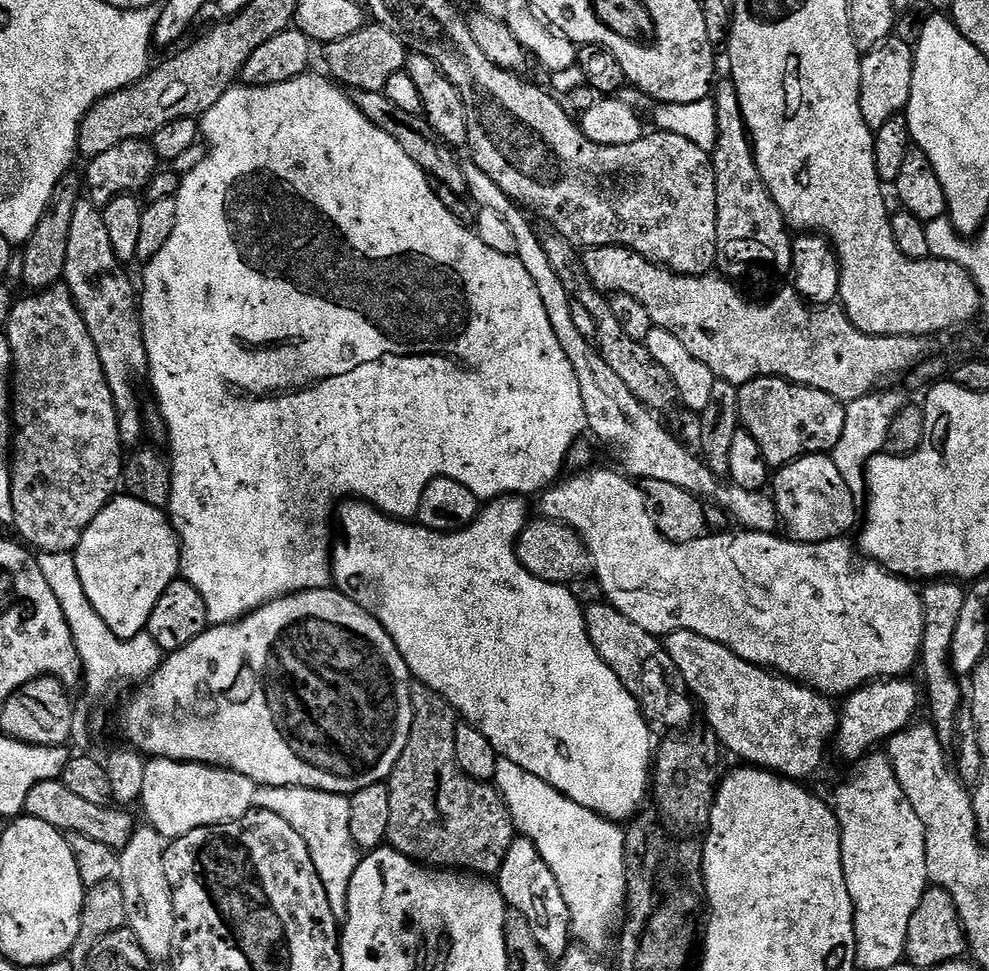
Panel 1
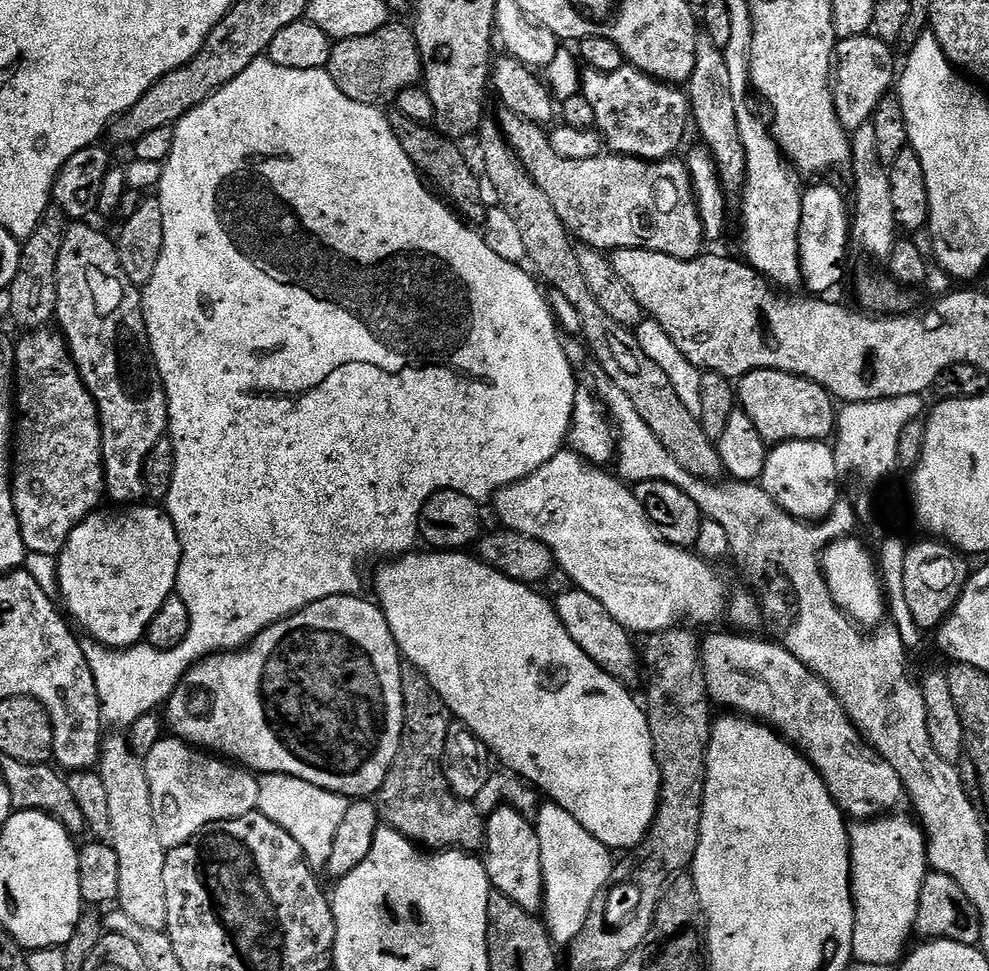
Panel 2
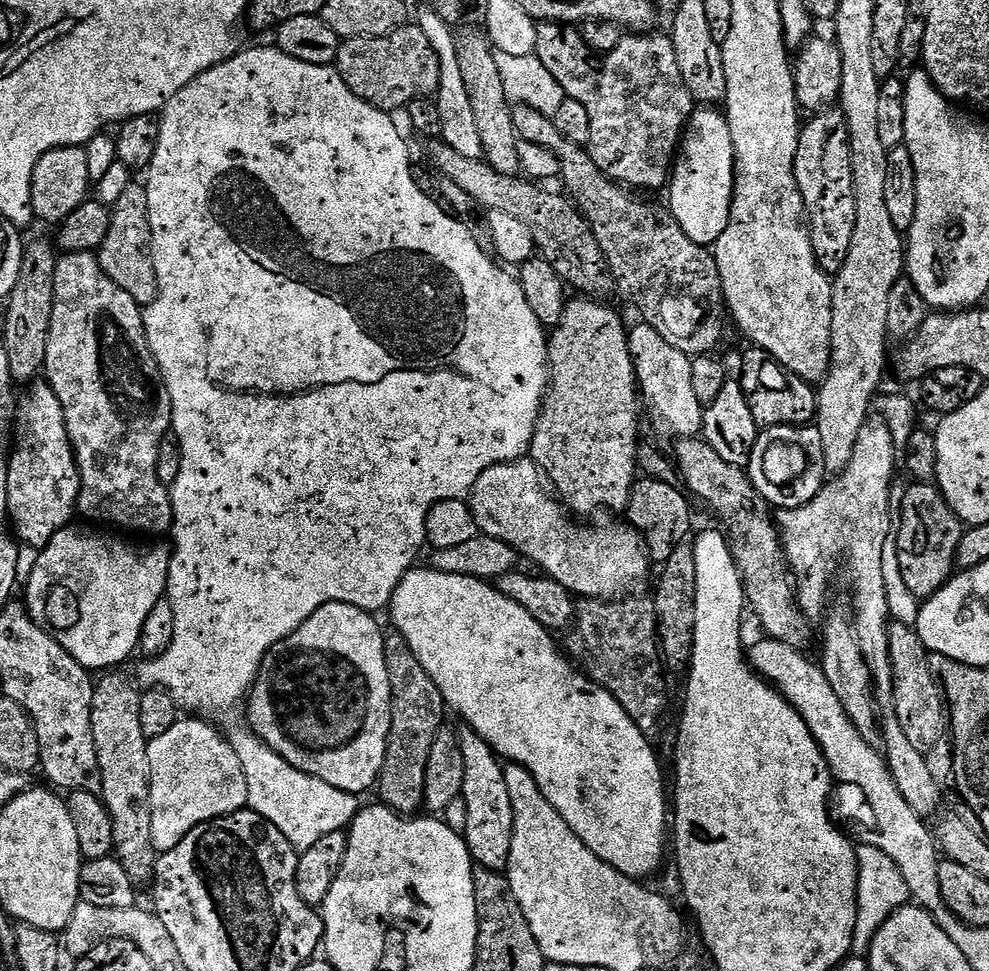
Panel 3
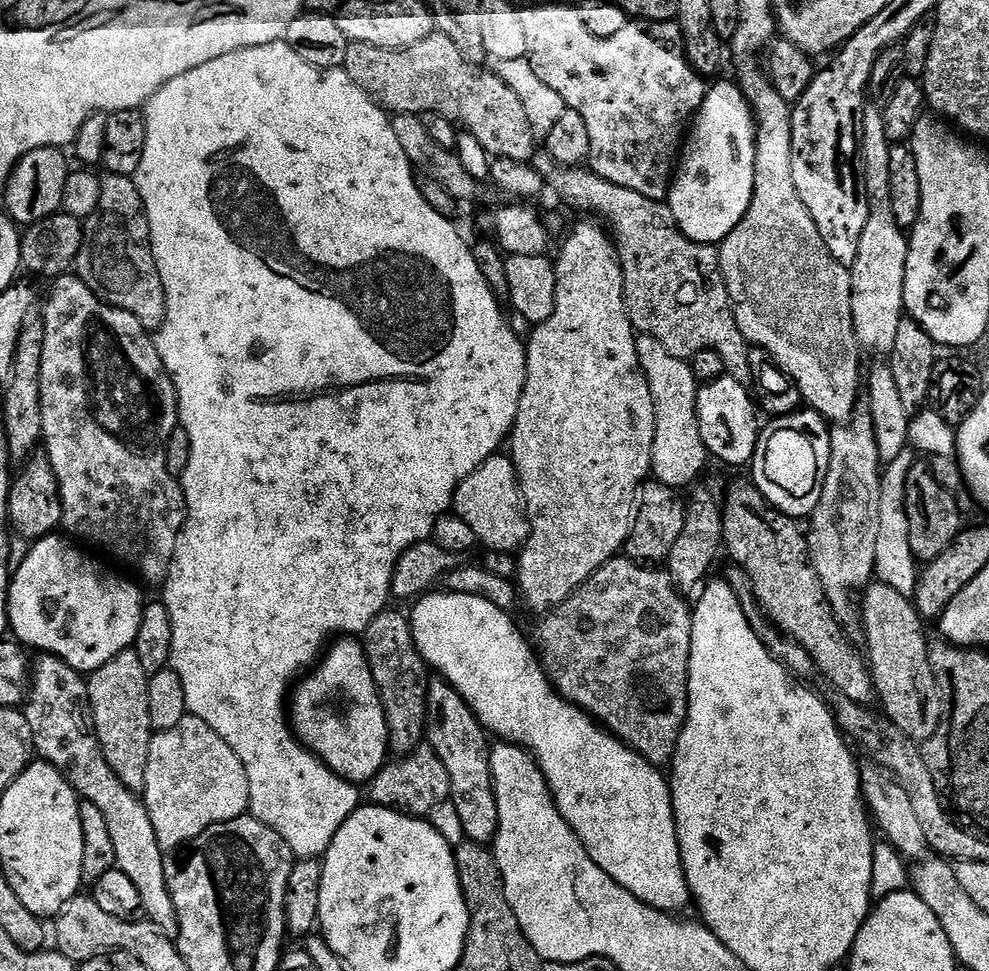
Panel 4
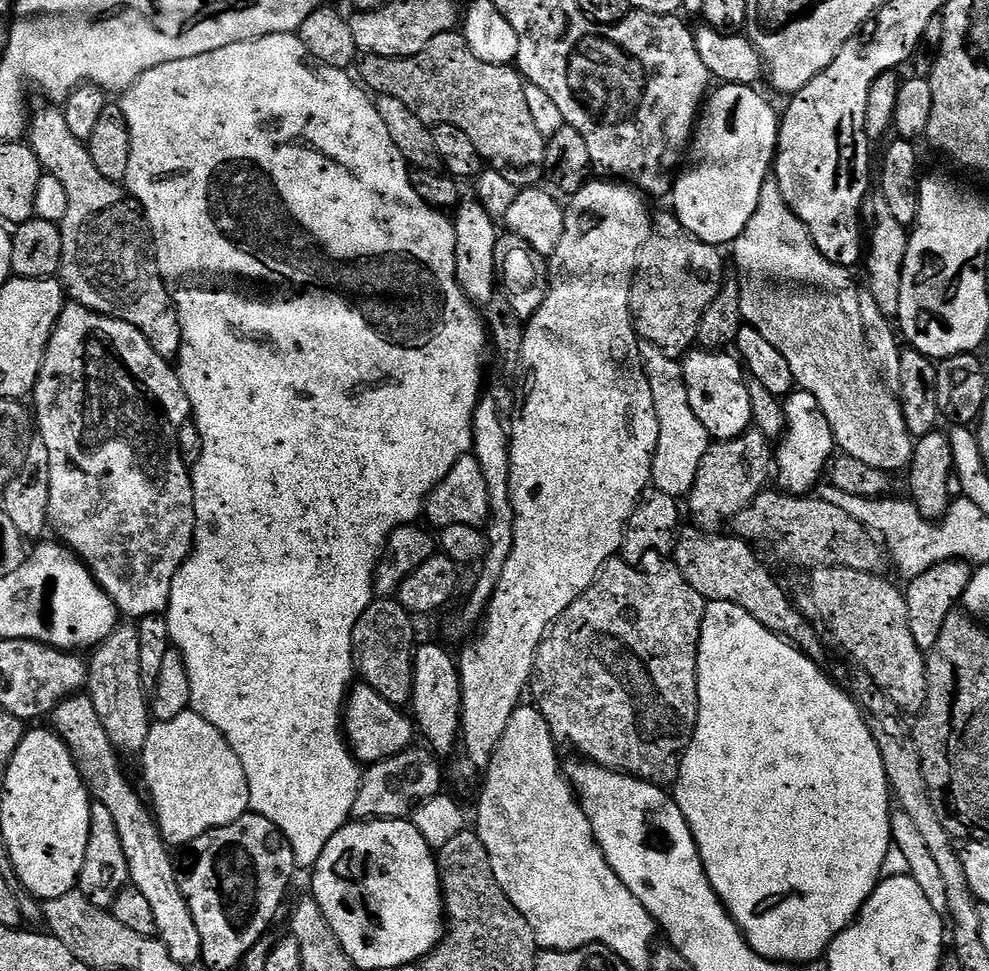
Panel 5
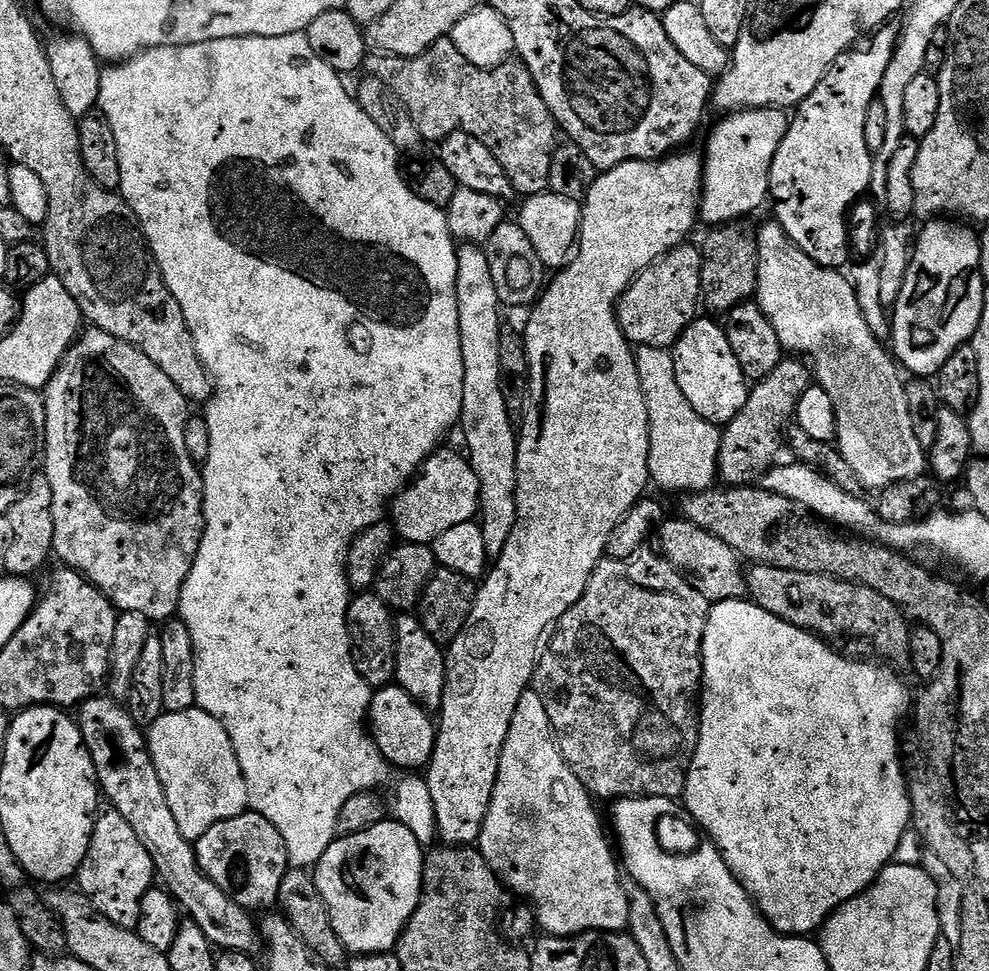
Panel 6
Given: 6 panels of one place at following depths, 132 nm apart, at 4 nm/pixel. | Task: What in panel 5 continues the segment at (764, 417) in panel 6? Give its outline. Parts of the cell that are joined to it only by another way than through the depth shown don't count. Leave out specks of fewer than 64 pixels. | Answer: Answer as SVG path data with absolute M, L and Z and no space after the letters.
M749 430L743 432L738 438L733 440L718 440L709 443L706 454L702 458L702 466L698 466L698 478L694 478L692 491L686 497L686 512L692 515L691 523L705 534L716 534L725 527L726 522L730 522L742 510L746 510L754 502L754 498L759 492L765 491L769 487L768 471L774 468L774 444L768 439L766 434Z

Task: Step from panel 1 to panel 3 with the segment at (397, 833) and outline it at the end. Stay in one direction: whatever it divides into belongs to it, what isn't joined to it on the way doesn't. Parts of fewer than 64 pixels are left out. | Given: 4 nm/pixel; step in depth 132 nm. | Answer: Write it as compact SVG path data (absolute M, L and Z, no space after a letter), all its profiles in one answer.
M398 634L385 635L386 666L390 670L392 691L392 725L388 735L388 749L380 771L378 793L383 807L397 814L416 814L424 808L426 762L430 762L430 746L441 728L445 727L446 705L434 678L422 670L422 662L414 658L414 650Z

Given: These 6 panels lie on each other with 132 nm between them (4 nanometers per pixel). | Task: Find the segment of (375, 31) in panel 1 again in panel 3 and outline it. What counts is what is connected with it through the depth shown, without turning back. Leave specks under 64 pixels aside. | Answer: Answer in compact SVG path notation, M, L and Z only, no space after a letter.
M412 22L385 36L347 37L340 45L334 67L362 102L370 102L370 106L389 114L407 109L411 100L435 97L440 81L438 54L434 54L430 38Z

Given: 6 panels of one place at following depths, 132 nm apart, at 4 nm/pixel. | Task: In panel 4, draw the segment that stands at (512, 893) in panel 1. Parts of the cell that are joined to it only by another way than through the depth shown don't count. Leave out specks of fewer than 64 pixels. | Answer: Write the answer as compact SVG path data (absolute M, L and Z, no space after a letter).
M442 678L428 681L424 735L427 747L432 748L438 758L442 758L442 766L446 766L446 774L450 774L450 799L454 810L458 810L458 818L462 818L465 837L475 844L491 845L498 834L498 802L490 774L490 736L462 694L458 694L458 690L454 690L454 686Z

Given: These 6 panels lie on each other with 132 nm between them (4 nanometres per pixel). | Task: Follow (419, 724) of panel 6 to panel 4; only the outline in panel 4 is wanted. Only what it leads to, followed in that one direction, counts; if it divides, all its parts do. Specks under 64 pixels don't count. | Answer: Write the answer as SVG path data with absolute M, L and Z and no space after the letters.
M356 638L337 639L299 683L290 692L290 727L297 740L343 780L367 785L384 767L390 749L384 707L363 643Z

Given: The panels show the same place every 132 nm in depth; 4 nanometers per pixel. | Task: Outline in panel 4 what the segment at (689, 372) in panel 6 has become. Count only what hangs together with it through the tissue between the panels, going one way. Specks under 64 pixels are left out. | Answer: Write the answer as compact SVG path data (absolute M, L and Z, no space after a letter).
M725 374L717 380L707 381L698 391L698 426L702 430L702 442L708 447L709 457L716 459L717 456L724 464L751 465L762 431L761 421L756 421L756 412L758 413L758 408L754 403L753 393L743 388L732 376Z

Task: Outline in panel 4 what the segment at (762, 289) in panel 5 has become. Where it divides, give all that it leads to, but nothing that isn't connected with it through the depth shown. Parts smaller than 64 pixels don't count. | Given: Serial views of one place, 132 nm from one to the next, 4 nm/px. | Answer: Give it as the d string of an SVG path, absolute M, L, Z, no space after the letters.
M744 64L740 68L738 77L740 89L744 91L744 97L752 108L752 114L756 118L756 154L754 156L754 194L742 222L734 226L734 230L719 245L720 272L724 275L724 281L728 283L728 298L732 302L732 313L736 316L738 330L748 340L749 345L763 348L765 353L774 361L777 368L782 369L798 386L800 399L811 411L820 413L829 422L847 422L852 419L857 411L856 399L862 396L862 372L860 376L860 356L862 349L852 321L852 274L849 265L838 262L834 254L822 242L822 234L818 234L818 226L814 226L814 218L810 218L810 210L806 210L806 202L798 194L798 186L794 186L794 166L792 165L792 108L789 101L778 94L778 90L772 85L767 71L756 64Z

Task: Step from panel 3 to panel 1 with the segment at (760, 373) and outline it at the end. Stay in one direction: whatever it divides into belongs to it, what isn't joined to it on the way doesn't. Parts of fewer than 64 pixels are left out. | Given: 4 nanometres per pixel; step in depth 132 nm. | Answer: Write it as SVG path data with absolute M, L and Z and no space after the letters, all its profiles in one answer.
M763 376L738 388L738 410L743 431L758 442L769 469L779 470L803 456L831 453L842 435L846 408L839 400L810 386L791 384L777 376Z

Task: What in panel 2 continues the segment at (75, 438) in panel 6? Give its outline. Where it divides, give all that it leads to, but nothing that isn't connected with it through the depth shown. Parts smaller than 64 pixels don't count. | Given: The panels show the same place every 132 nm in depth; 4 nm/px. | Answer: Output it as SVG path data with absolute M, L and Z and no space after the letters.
M72 222L64 229L64 237L62 238L62 246L58 254L58 278L56 279L56 289L58 290L58 302L56 303L55 323L58 325L58 331L68 344L68 349L72 355L72 360L76 363L76 369L80 371L80 377L84 385L90 390L90 394L94 398L94 402L98 408L100 415L100 429L102 430L102 458L104 459L104 491L107 499L113 500L116 506L132 506L137 502L145 499L144 490L144 463L150 454L150 450L154 450L154 446L162 439L165 439L168 431L168 403L166 402L166 390L162 378L158 374L156 365L152 363L152 347L148 344L148 331L146 330L146 322L144 321L144 301L142 292L137 285L130 282L130 278L126 278L126 274L122 270L122 262L118 258L118 250L116 249L116 241L110 235L99 232L96 228L91 228L88 222Z

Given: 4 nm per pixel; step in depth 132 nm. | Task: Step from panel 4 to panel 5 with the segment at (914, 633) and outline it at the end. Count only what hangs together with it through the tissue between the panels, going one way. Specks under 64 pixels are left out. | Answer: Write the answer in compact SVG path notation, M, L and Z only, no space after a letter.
M818 568L811 569L808 580L808 585L804 588L804 593L798 596L798 604L805 616L812 621L813 624L819 626L825 633L829 632L854 659L860 660L860 664L865 673L874 678L874 682L878 682L878 686L882 686L882 690L886 690L886 694L890 694L890 698L894 698L894 702L898 702L901 712L905 714L920 714L927 704L928 692L928 676L927 676L927 659L926 654L914 642L914 637L910 632L910 622L907 614L907 598L905 593L899 588L896 589L894 585L888 580L883 580L883 575L875 572L863 572L862 570L850 570L849 568Z

